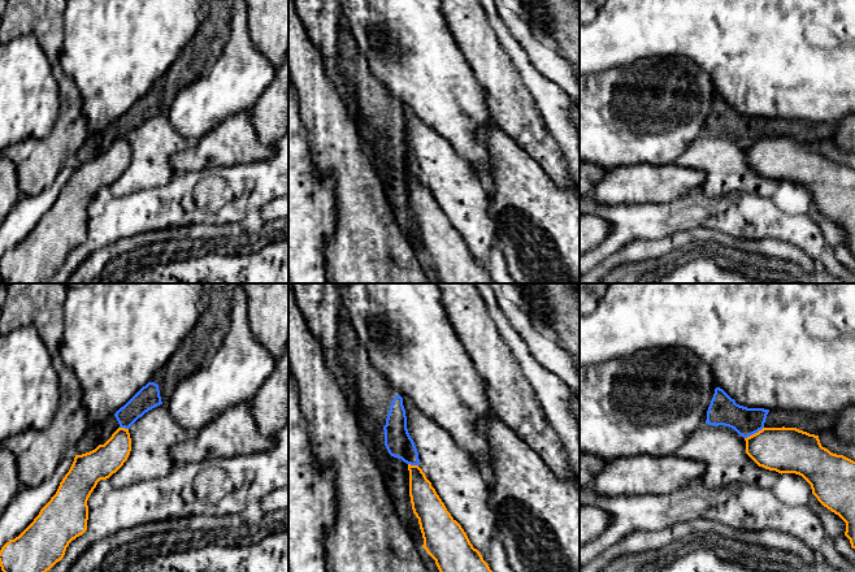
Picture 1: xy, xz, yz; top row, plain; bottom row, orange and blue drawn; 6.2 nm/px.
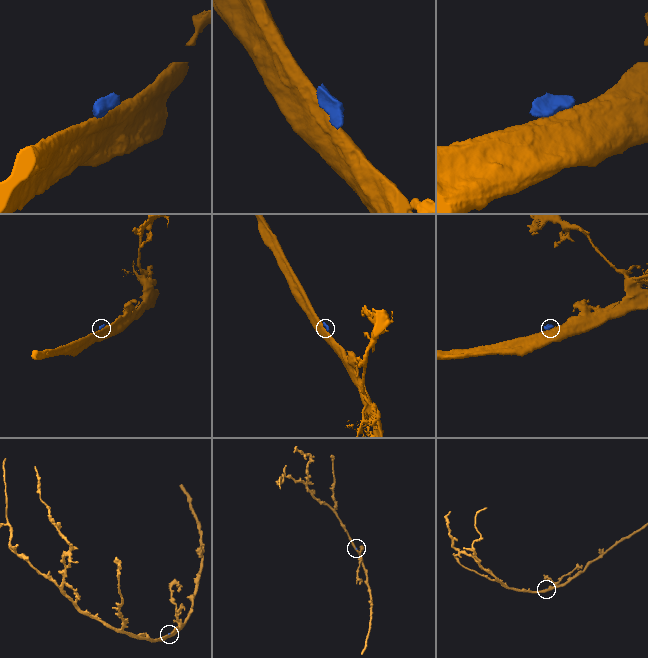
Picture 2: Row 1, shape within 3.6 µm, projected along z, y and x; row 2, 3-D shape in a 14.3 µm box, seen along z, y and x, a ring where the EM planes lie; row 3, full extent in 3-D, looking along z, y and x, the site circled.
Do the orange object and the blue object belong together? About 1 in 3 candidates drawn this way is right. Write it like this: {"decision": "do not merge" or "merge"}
{"decision": "do not merge"}

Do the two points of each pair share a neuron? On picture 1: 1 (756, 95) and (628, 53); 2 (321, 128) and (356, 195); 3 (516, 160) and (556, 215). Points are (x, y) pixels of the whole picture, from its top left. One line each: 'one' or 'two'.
1: one
2: one
3: one

